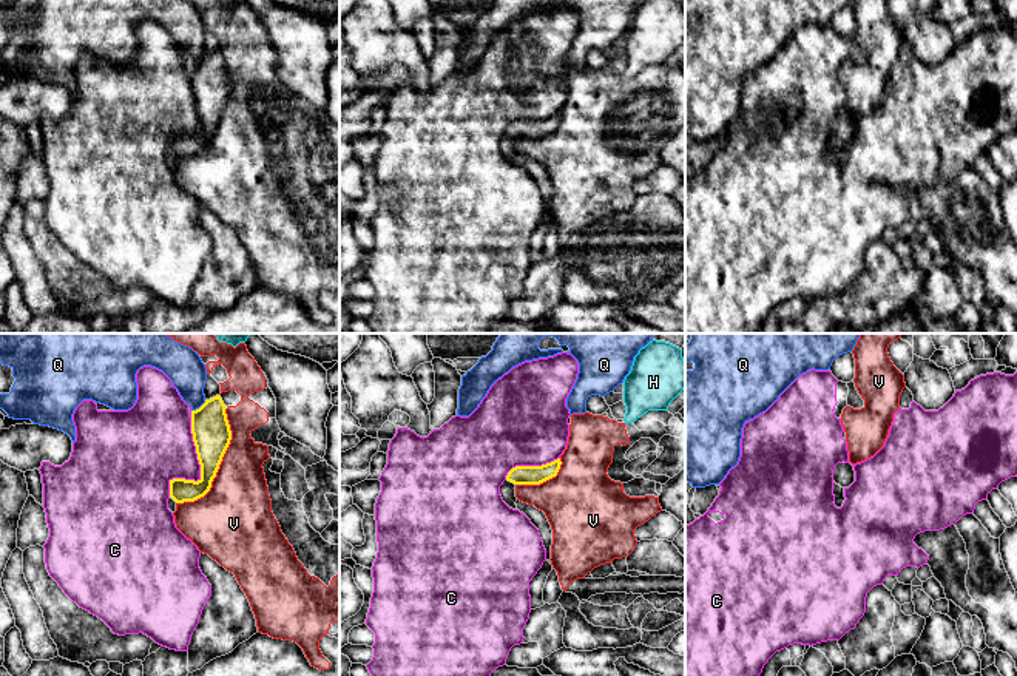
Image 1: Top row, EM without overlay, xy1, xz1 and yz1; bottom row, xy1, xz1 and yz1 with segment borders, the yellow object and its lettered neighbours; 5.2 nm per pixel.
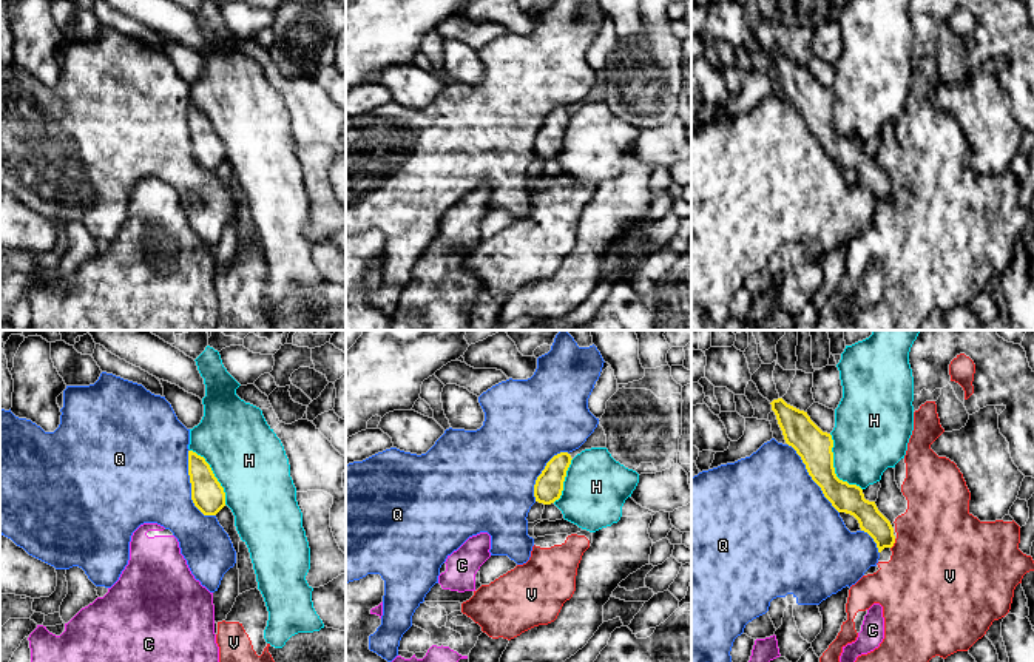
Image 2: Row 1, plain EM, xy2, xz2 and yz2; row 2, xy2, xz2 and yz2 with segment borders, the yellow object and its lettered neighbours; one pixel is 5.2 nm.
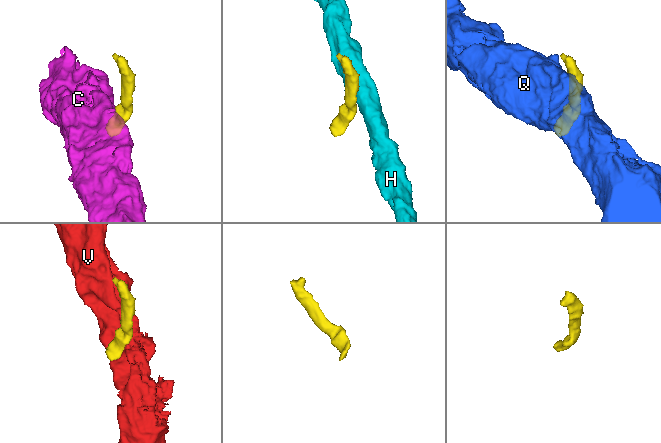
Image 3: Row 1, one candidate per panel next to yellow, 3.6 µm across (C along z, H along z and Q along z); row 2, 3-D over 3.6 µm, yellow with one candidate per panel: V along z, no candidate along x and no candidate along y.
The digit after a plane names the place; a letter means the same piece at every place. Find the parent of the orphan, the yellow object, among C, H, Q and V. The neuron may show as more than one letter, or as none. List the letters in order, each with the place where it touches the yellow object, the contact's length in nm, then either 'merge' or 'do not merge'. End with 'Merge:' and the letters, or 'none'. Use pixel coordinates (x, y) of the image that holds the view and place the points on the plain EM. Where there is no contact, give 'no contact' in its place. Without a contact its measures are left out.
C: xy1 (201, 121) | 460 nm | do not merge
H: yz2 (834, 122) | 340 nm | do not merge
Q: xy2 (192, 142) | 380 nm | do not merge
V: xy1 (219, 118) | 550 nm | do not merge
Merge: none

